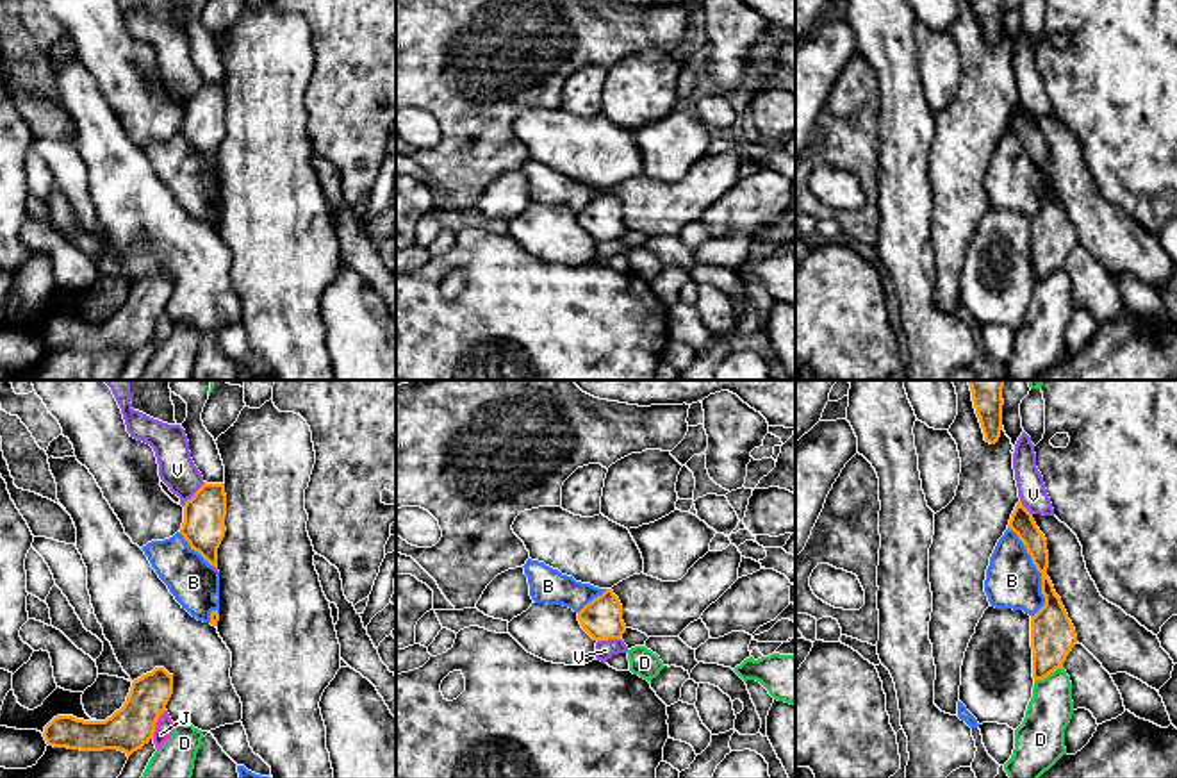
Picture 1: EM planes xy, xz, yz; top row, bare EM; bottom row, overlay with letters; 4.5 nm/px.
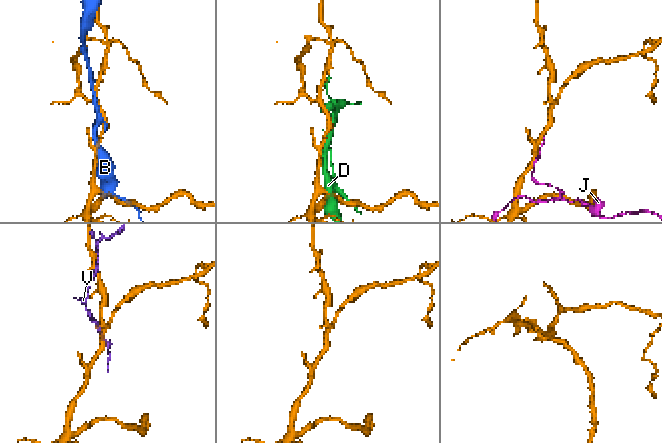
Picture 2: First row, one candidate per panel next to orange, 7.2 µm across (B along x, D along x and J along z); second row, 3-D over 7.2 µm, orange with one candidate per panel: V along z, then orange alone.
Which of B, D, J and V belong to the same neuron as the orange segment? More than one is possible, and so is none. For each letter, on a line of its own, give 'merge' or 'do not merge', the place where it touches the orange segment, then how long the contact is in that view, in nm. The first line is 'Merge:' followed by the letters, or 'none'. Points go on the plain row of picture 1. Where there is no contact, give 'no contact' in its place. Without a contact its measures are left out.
Merge: V
B: do not merge; meets orange in yz at (1038, 170); contact 420 nm long
D: do not merge; meets orange in yz at (1047, 275); contact 140 nm long
J: do not merge; meets orange in xy at (156, 322); contact 150 nm long
V: merge; meets orange in xy at (195, 95); contact 150 nm long

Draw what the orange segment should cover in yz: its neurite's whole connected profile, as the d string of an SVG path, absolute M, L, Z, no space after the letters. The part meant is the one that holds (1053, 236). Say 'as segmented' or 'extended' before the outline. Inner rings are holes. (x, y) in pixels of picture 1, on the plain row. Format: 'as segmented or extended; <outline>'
as segmented; M1022 102L1016 103L1008 128L1018 136L1031 155L1033 164L1041 173L1045 205L1031 216L1033 278L1036 282L1047 278L1063 266L1068 253L1077 244L1077 236L1061 198L1056 194L1054 186L1047 177L1047 139Z

